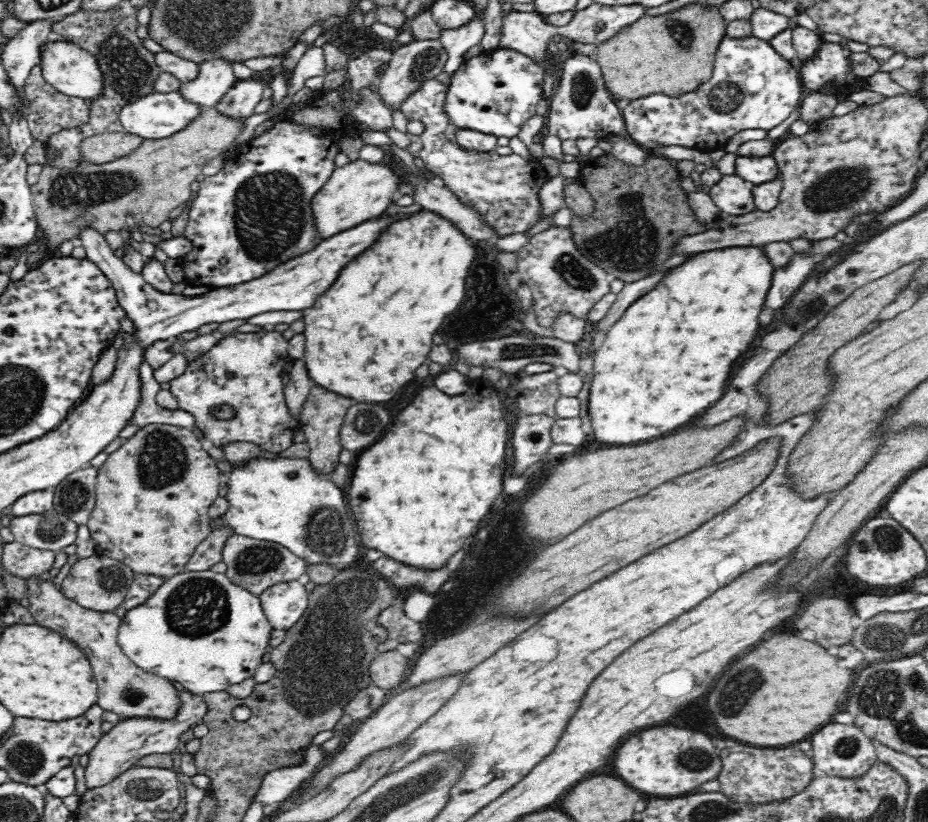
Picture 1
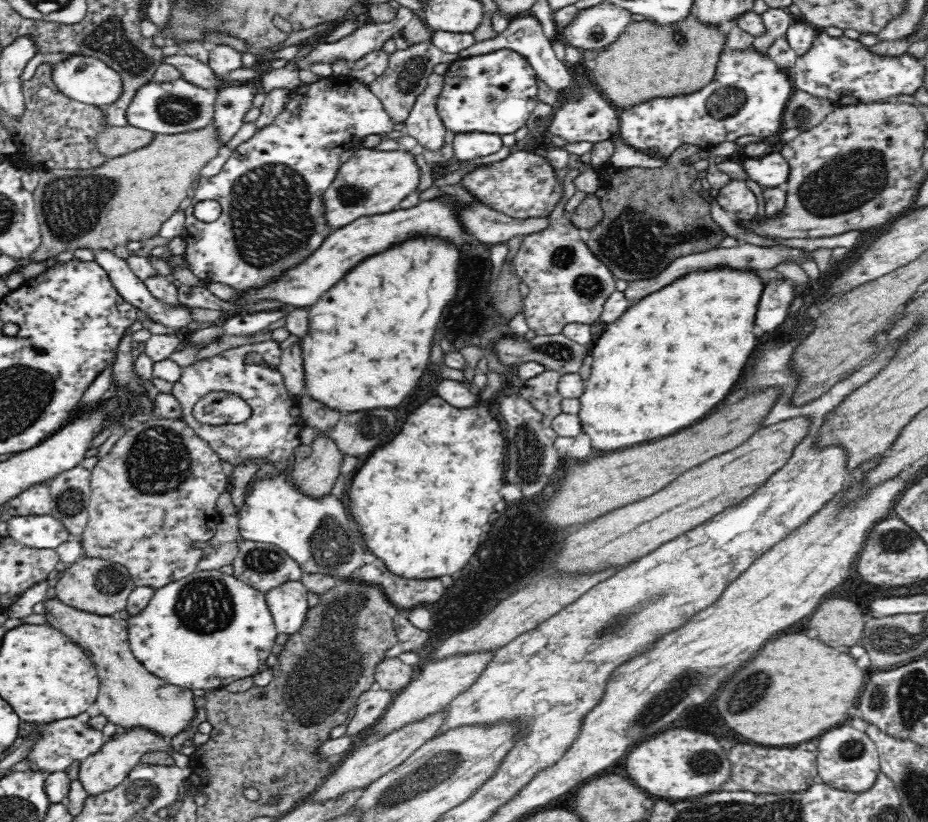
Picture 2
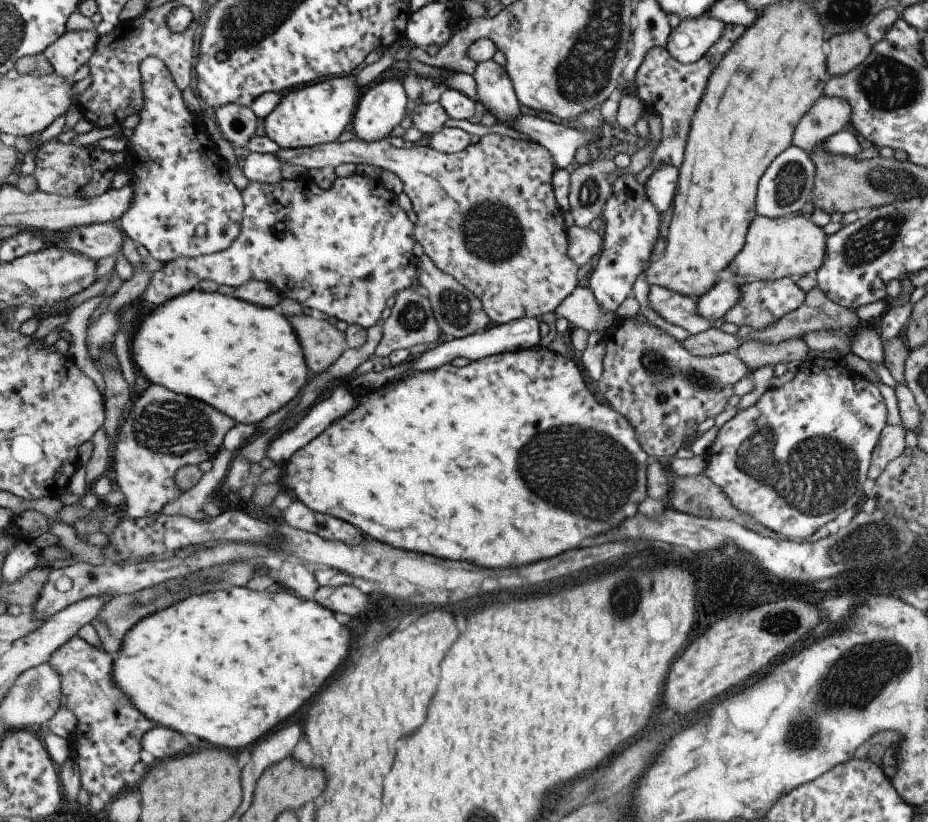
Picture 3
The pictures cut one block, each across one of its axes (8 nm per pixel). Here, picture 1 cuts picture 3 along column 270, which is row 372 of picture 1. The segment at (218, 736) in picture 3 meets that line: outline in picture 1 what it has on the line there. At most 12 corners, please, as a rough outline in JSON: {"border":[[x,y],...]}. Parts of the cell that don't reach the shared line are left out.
{"border":[[761,247],[692,256],[593,355],[592,436],[678,432],[760,330]]}

